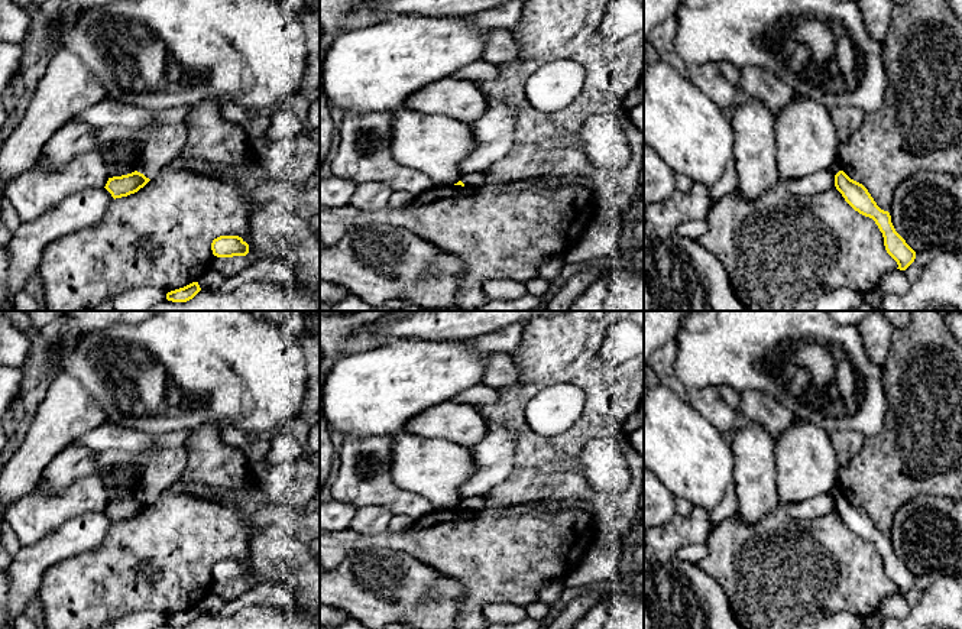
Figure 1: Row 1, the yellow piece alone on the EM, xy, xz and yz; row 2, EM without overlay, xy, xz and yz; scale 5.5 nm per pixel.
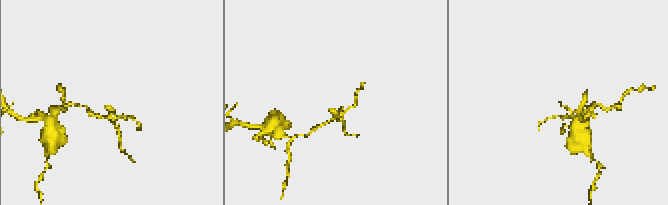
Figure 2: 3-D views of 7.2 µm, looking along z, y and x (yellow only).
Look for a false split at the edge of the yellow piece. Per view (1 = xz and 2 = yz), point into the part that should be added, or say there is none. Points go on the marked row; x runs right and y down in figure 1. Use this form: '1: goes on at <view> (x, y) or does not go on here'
1: does not go on here
2: does not go on here

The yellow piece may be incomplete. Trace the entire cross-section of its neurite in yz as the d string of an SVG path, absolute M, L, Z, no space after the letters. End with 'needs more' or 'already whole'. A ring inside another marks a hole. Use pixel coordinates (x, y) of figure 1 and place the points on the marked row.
M843 171L835 175L835 187L855 211L875 221L882 233L887 253L897 262L897 269L906 270L914 262L916 252L895 231L890 213L881 210L868 189Z; already whole

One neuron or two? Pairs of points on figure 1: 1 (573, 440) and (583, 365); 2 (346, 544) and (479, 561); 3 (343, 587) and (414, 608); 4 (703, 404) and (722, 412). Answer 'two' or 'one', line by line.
1: one
2: one
3: one
4: one

